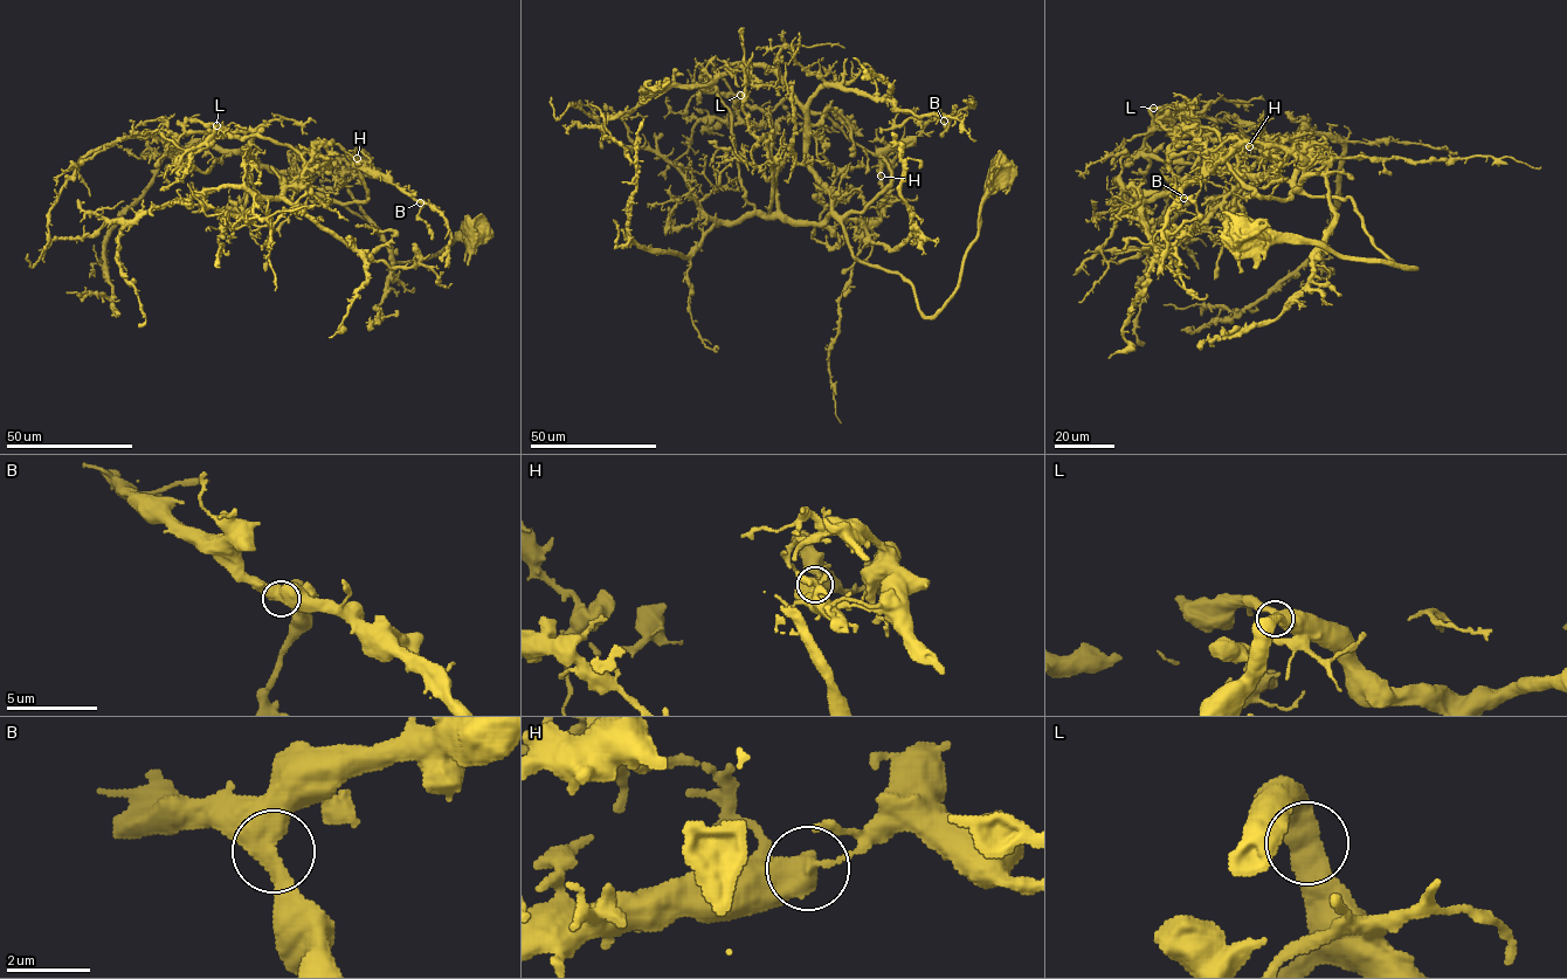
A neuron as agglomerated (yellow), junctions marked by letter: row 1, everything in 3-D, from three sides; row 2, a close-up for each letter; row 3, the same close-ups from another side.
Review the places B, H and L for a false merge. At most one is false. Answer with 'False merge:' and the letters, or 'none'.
False merge: H

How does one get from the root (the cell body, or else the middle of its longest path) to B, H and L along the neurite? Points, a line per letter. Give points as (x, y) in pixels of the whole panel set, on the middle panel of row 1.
B: (1001, 166), (955, 291), (926, 316), (902, 276), (853, 254), (842, 219), (891, 184), (882, 154), (944, 121)
H: (1001, 166), (957, 289), (929, 316), (902, 276), (853, 254), (842, 223), (878, 220), (886, 194), (881, 177)
L: (1001, 166), (955, 291), (926, 316), (833, 215), (780, 211), (777, 129), (744, 122), (740, 95)

